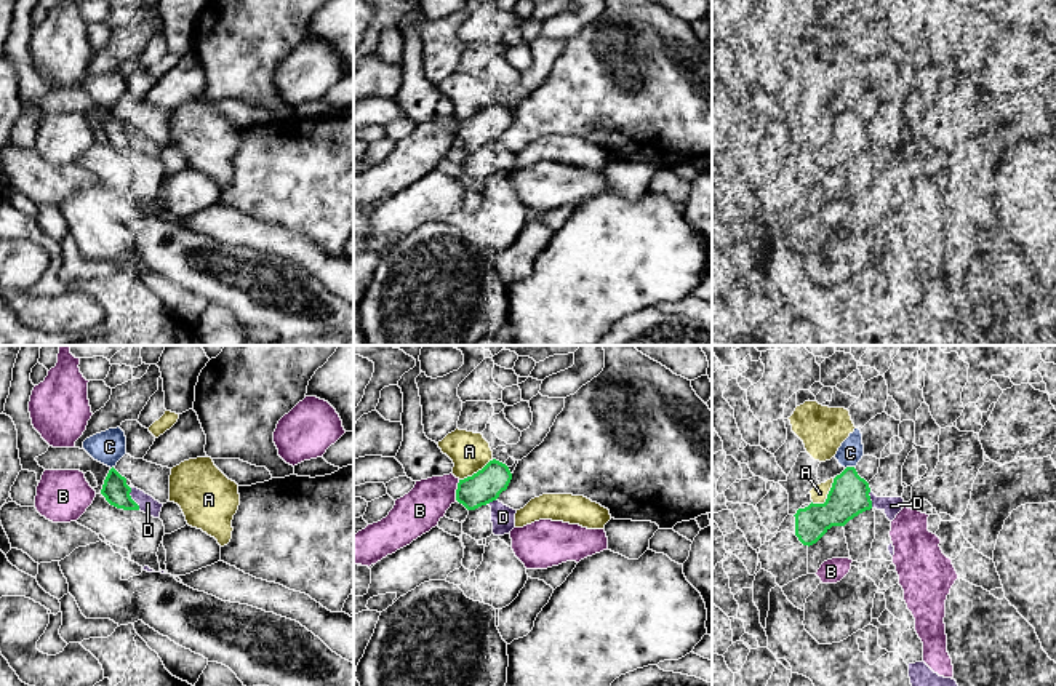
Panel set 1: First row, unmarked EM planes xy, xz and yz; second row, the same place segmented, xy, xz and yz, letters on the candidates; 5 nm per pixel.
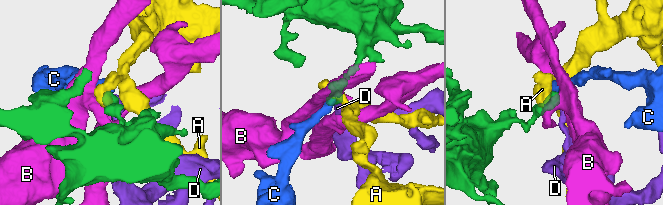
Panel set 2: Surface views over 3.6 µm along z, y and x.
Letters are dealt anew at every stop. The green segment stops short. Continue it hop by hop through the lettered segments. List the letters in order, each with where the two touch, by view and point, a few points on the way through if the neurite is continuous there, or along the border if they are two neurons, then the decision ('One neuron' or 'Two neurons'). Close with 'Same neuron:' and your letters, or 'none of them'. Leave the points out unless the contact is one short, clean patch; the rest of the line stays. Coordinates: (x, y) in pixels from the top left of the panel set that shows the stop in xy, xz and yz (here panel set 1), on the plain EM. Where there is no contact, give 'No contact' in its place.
A: Touches green at yz (828, 138). Two neurons
B: Touches green at xz (456, 131). Boundary: xz (460, 122), (455, 141). Two neurons
C: Touches green at yz (848, 109). Two neurons
D: Touches green at xy (132, 141). Two neurons
Same neuron: none of them

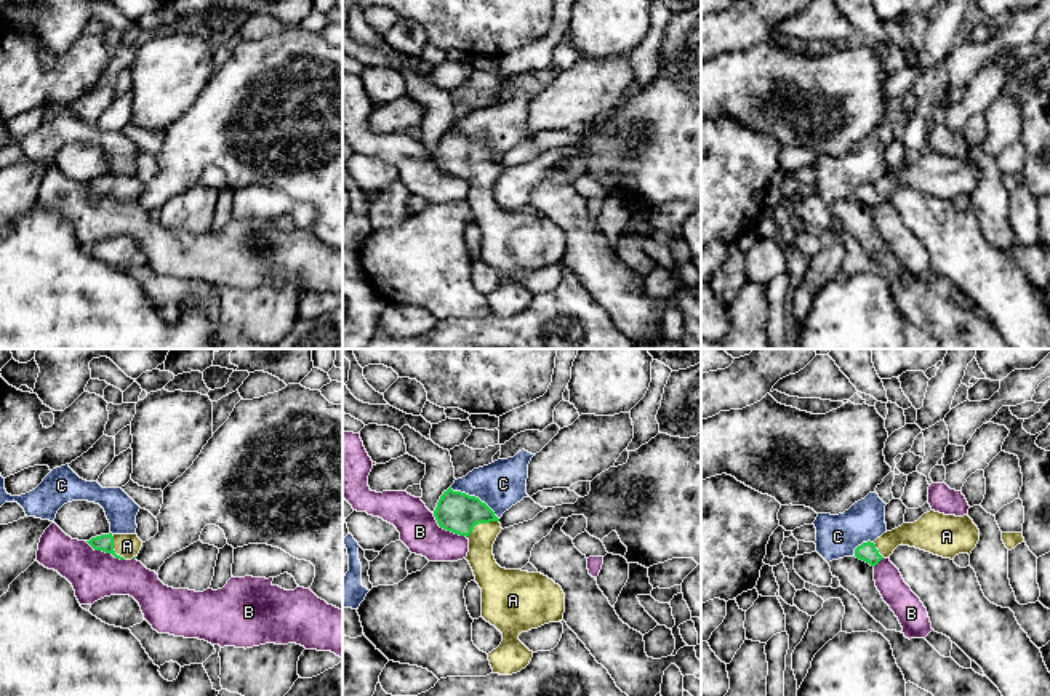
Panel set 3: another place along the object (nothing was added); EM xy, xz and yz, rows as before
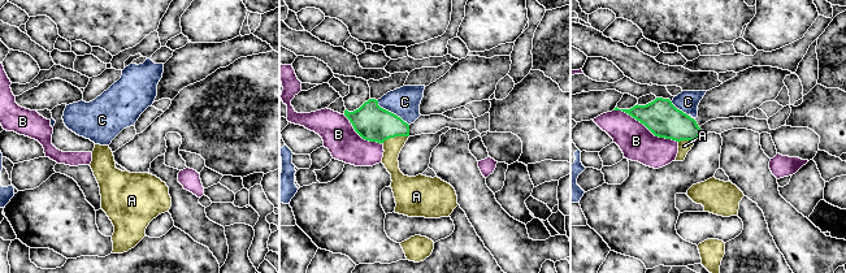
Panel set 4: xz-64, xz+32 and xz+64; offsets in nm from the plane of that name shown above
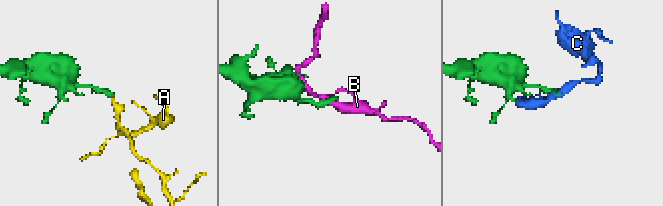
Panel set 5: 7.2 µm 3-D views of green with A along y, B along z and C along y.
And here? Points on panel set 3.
A: Touches green at xz (480, 164). Path across: xz (458, 154), (480, 164), (480, 199). One neuron
B: Touches green at xz (447, 172). Two neurons
C: Touches green at xz (474, 138). Boundary: xz (450, 128), (477, 138), (498, 160). Two neurons
Same neuron: A

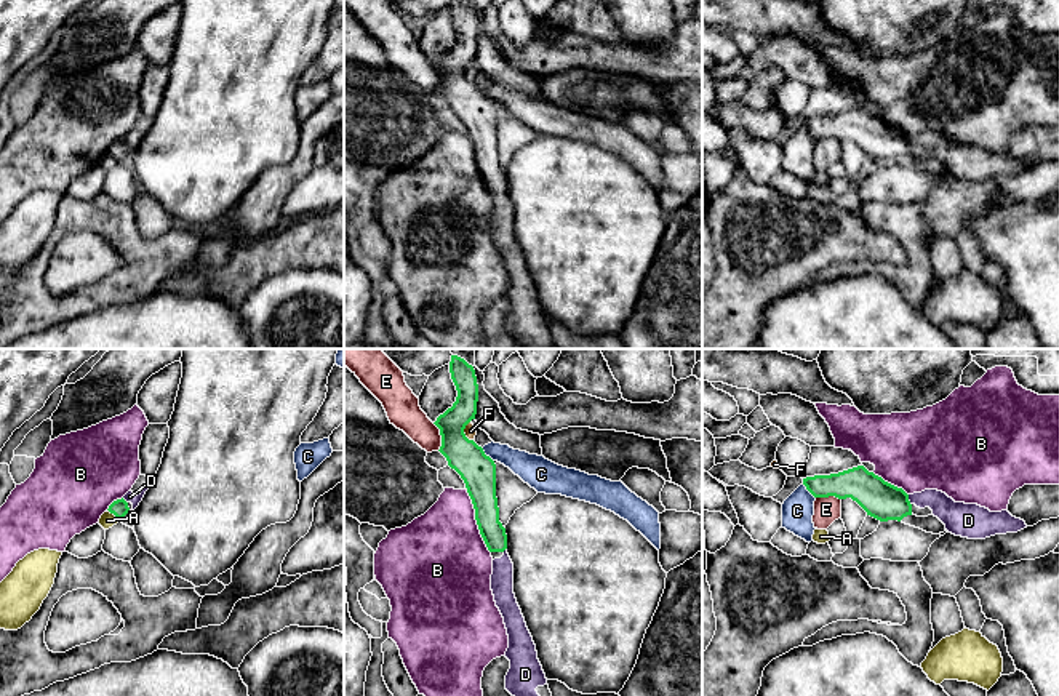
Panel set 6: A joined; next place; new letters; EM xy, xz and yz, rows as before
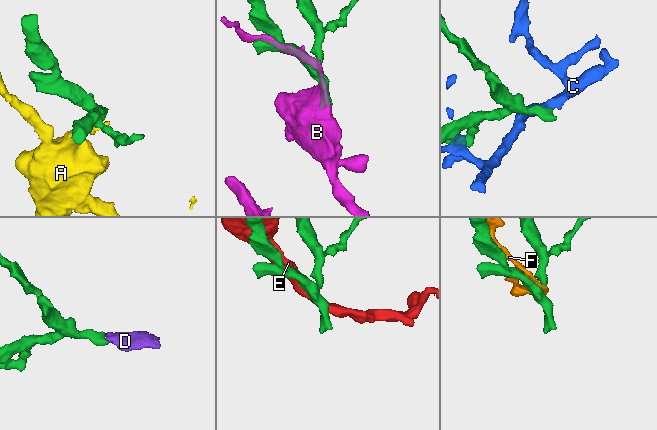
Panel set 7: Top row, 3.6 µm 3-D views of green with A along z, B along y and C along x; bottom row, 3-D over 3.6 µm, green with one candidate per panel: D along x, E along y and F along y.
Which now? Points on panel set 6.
A: Touches green at xy (114, 156). Boundary: xy (107, 151), (119, 162). Two neurons
B: Touches green at xz (477, 164). Two neurons
C: Touches green at xz (485, 96). Two neurons
D: Touches green at yz (907, 141). Path across: yz (883, 143), (907, 141), (935, 141), (954, 157). One neuron
E: Touches green at xz (442, 79). Two neurons
F: Touches green at xz (463, 74). Two neurons
Same neuron: D

